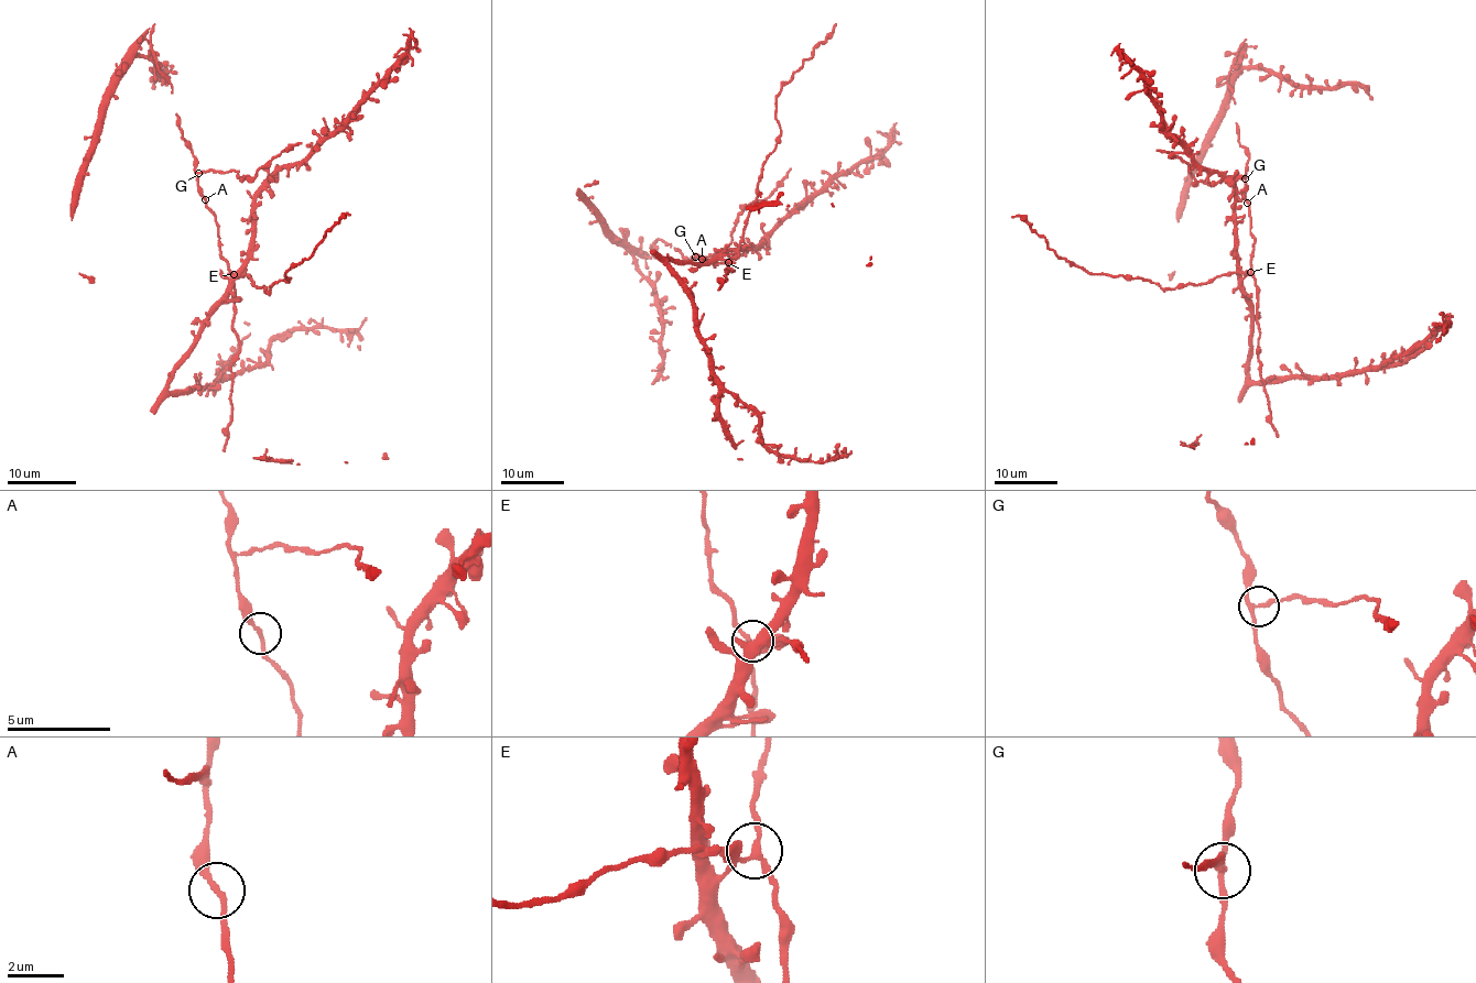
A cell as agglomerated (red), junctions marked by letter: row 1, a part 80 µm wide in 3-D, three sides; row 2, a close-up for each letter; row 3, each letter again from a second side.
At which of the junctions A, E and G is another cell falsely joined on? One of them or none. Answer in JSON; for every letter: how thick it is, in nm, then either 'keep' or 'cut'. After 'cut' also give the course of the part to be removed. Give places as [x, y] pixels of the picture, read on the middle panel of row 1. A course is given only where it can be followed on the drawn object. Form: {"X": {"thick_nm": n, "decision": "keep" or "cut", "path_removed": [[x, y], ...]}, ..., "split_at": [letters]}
{"A": {"thick_nm": 200, "decision": "keep"}, "E": {"thick_nm": 190, "decision": "keep"}, "G": {"thick_nm": 190, "decision": "cut", "path_removed": [[695, 258], [713, 255], [727, 247], [735, 219], [752, 201], [761, 201], [770, 196], [790, 168]]}, "split_at": ["G"]}

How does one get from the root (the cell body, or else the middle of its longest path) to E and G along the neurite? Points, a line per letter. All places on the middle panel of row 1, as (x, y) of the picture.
E: (714, 265), (728, 262)
G: (714, 265), (695, 258)

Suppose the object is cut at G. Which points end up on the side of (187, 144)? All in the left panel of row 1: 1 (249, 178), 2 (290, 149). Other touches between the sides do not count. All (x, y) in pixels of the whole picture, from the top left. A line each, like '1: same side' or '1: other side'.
1: other side
2: other side

